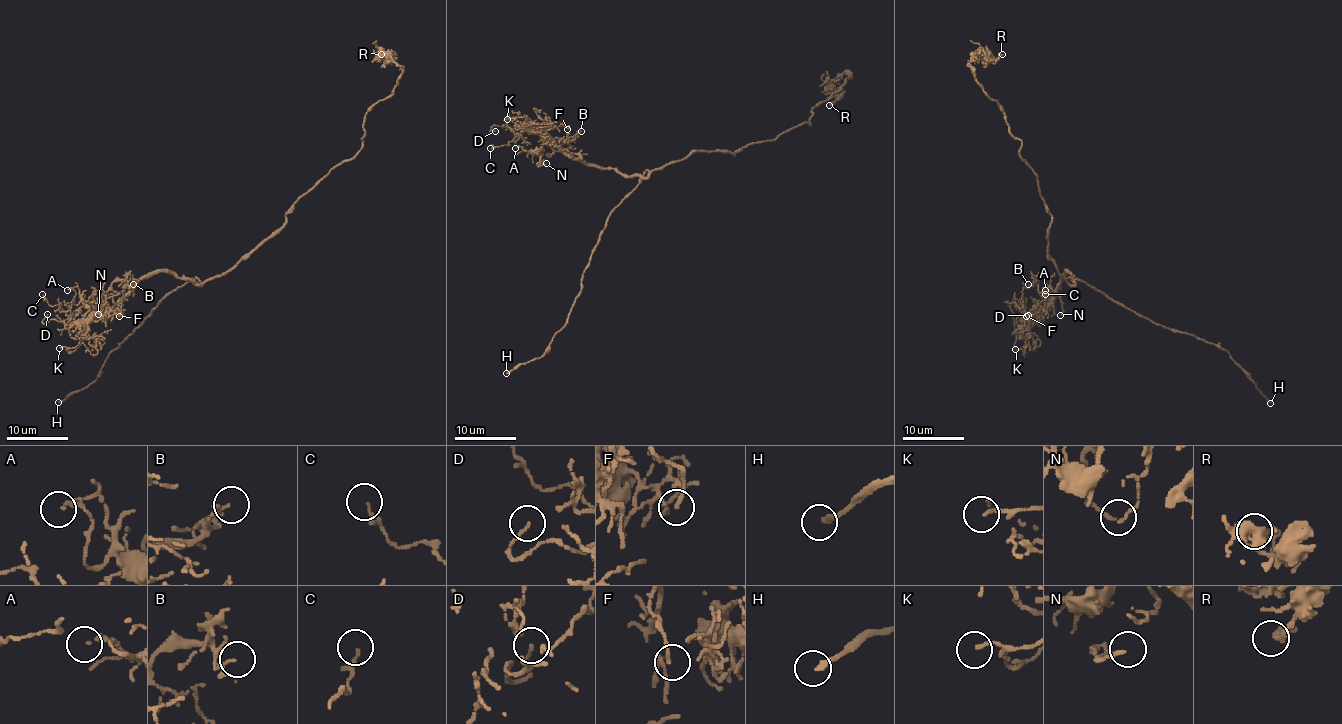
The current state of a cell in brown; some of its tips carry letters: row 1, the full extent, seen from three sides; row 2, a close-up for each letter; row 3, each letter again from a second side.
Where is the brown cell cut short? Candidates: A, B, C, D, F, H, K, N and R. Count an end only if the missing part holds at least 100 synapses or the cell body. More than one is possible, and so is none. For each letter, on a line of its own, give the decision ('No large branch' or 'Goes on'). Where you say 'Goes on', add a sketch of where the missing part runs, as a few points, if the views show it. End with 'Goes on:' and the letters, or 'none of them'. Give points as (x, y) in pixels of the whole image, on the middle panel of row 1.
A: No large branch
B: No large branch
C: No large branch
D: No large branch
F: No large branch
H: Goes on
K: No large branch
N: No large branch
R: No large branch
Goes on: H

